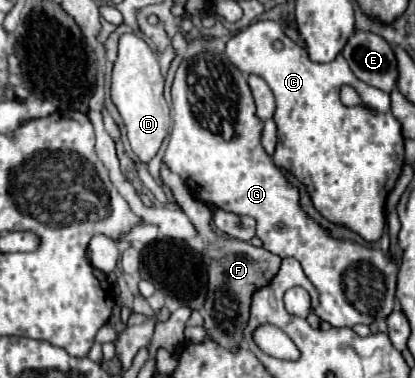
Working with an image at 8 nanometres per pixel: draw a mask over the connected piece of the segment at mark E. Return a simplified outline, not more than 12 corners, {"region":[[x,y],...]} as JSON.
{"region":[[355,32],[343,48],[351,72],[387,94],[399,70],[393,46]]}

